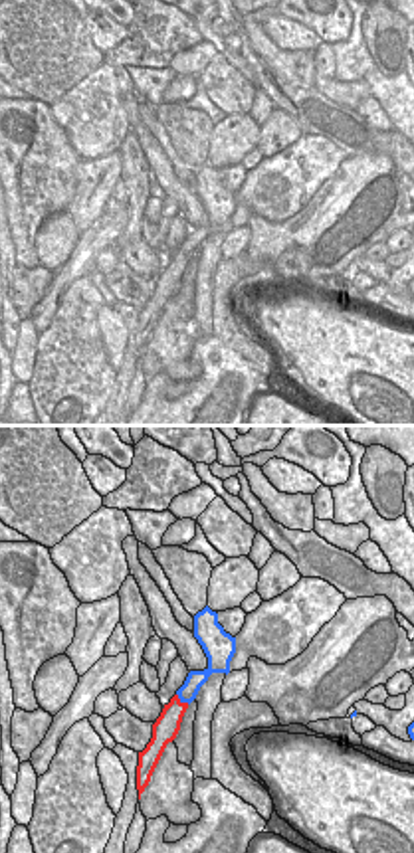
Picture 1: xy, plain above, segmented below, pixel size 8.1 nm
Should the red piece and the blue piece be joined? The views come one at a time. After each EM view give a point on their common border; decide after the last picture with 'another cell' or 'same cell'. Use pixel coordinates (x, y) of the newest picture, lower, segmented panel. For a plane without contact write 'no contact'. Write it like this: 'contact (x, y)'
contact (183, 703)

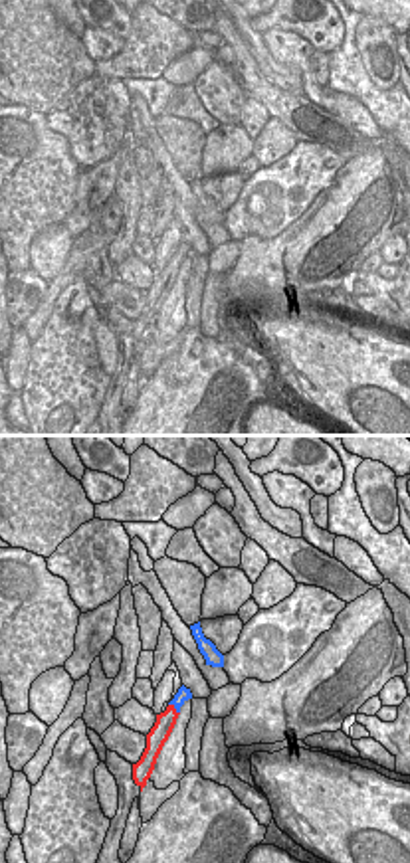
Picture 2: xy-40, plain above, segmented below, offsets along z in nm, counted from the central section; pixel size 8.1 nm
contact (175, 709)

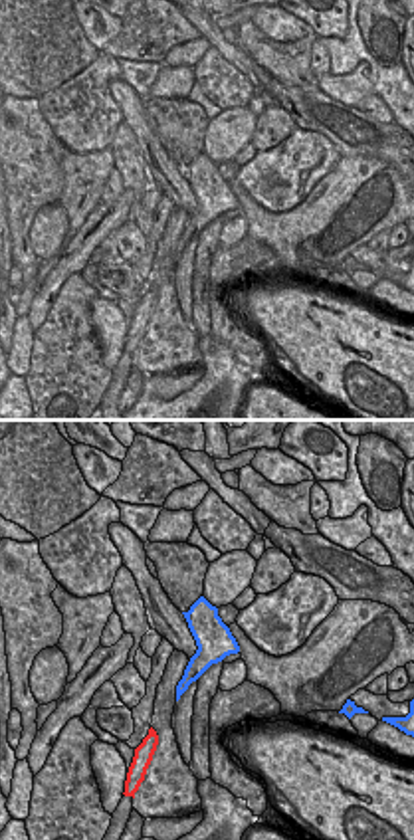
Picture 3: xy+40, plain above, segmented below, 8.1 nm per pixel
no contact

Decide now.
another cell

